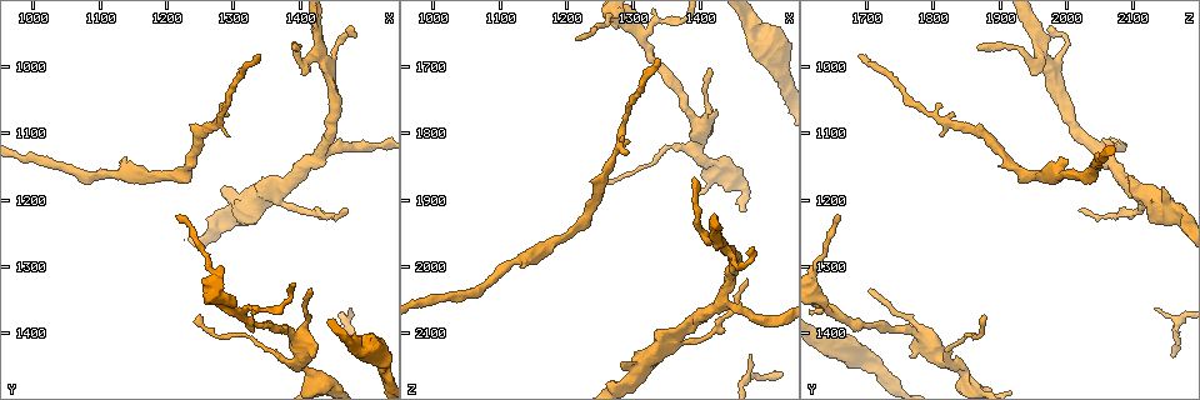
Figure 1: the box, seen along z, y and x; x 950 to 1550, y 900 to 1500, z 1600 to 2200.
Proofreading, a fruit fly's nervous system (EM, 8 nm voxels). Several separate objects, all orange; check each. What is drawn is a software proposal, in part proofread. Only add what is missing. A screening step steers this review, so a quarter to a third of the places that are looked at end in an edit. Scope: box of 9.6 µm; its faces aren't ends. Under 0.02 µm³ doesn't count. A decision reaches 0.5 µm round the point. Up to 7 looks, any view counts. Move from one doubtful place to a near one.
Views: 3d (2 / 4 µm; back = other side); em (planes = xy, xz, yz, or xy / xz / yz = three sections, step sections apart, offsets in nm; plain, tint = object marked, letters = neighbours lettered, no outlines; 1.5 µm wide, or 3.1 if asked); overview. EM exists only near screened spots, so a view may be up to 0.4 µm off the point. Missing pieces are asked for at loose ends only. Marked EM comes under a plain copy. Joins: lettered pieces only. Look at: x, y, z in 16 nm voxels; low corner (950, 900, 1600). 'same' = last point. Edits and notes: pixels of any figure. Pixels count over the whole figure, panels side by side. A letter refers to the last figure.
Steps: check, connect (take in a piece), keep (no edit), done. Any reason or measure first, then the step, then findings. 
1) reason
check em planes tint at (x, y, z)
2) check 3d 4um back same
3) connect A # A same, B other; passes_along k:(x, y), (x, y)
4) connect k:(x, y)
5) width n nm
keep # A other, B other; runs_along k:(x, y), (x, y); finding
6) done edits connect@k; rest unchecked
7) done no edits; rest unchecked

branch stops here
check em xz step 8 letters at (1340, 985, 1690)

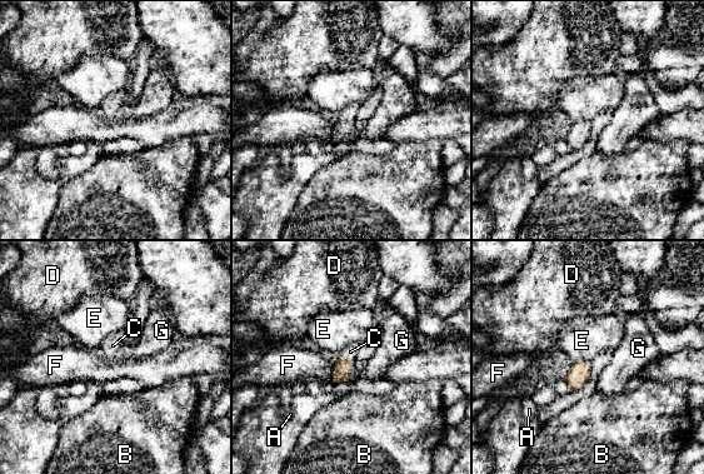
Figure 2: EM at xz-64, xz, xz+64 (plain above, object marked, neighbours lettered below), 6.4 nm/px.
check em planes letters same

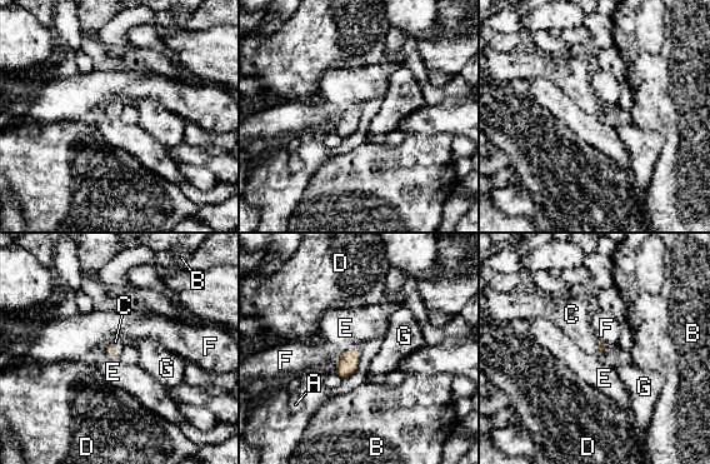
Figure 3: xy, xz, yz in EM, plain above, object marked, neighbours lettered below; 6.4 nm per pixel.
connect C # A other, B other, C same, D other, E other, F other, G other; the neuron continues

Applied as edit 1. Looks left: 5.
check overview

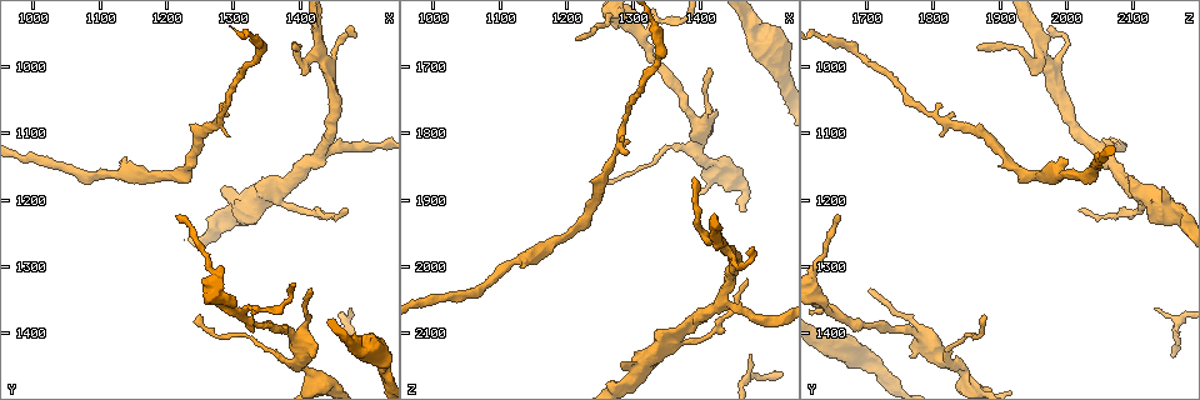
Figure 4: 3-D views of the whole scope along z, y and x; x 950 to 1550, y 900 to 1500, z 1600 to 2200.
an open end
check em xy step 8 tint at (1415, 1330, 1710)

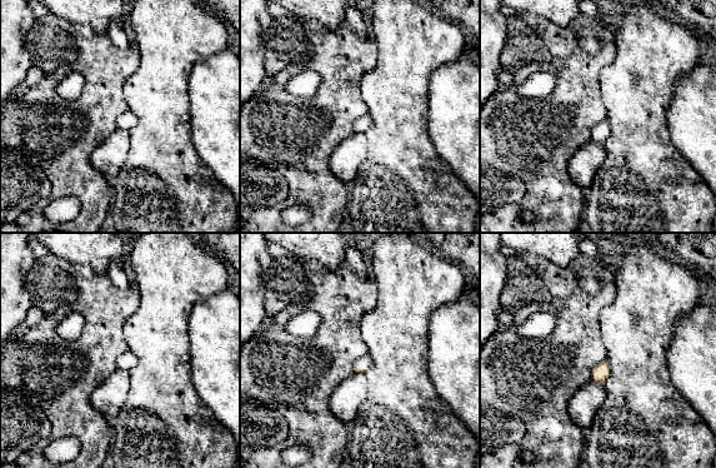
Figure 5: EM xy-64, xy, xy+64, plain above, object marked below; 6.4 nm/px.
check em planes letters same

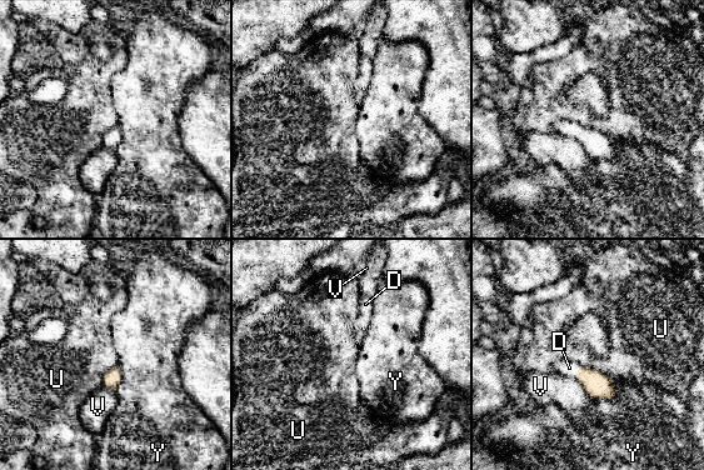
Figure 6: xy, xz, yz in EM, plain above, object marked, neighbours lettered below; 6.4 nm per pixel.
width 120 nm
connect D # D same, U other, V other, Y other; passes_along 6:(597, 385), (578, 371), (569, 368); it goes on there

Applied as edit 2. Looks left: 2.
free end
check 3d 4um back at (1285, 1185, 2145)

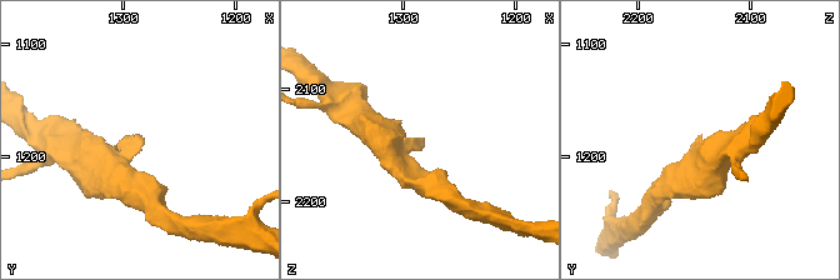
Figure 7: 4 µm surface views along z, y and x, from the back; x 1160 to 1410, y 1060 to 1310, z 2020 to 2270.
shape alone is not enough
check em planes letters at (1286, 1182, 2146)

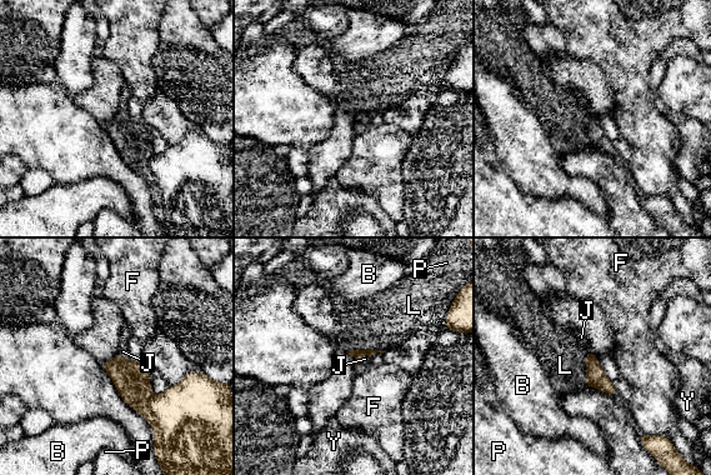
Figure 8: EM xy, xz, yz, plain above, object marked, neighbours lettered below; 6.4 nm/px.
keep # B other, F other, J other, L other, P other, Y other; border 8:(118, 353), (129, 359); no lettered piece goes on from it

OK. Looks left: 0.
done edits connect@3, connect@6; rest unchecked

